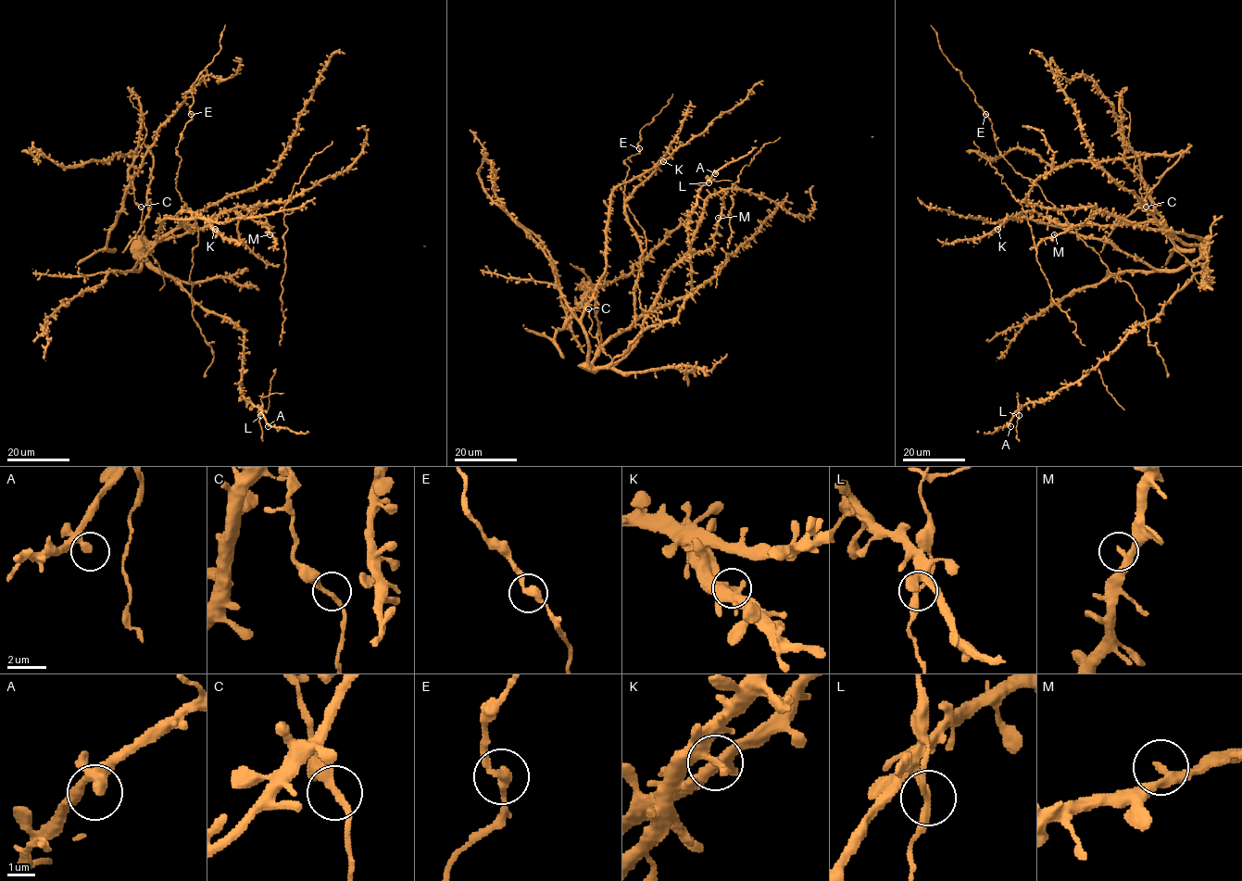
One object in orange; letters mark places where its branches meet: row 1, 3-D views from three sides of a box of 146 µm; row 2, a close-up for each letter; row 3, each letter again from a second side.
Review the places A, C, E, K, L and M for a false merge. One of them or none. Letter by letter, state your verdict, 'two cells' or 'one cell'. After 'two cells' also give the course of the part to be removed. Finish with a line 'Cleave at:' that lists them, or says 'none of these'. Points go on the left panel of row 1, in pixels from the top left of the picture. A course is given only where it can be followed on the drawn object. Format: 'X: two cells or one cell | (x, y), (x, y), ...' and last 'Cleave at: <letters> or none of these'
A: one cell
C: one cell
E: one cell
K: one cell
L: two cells | (260, 415), (260, 398), (284, 393)
M: one cell
Cleave at: L

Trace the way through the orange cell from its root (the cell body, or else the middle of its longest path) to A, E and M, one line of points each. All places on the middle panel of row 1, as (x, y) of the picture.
A: (595, 366), (591, 370), (606, 367), (644, 331), (678, 315), (691, 293), (689, 214), (699, 189), (715, 173)
E: (595, 366), (595, 354), (634, 318), (637, 237), (645, 232), (623, 203), (629, 169), (623, 160), (639, 148)
M: (595, 366), (615, 364), (628, 351), (640, 333), (643, 320), (664, 276), (692, 255), (710, 247), (718, 218)

